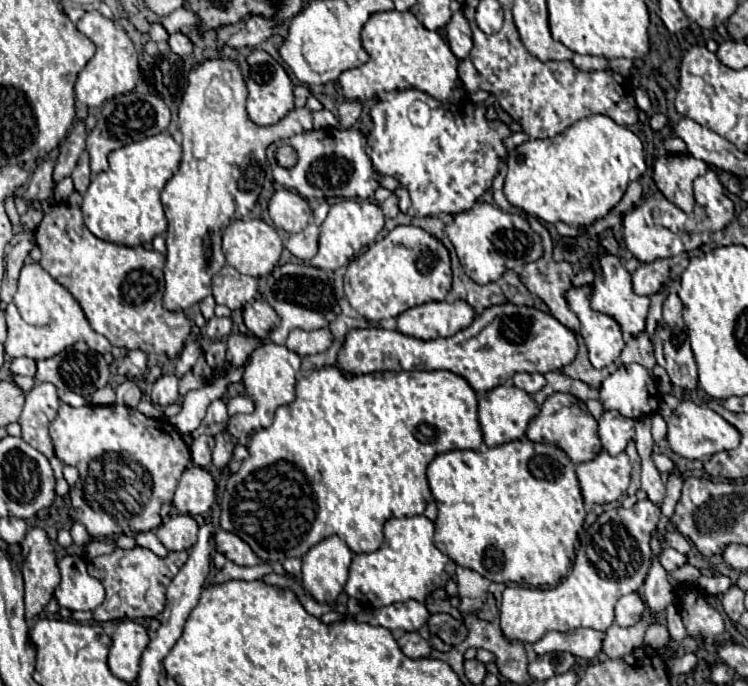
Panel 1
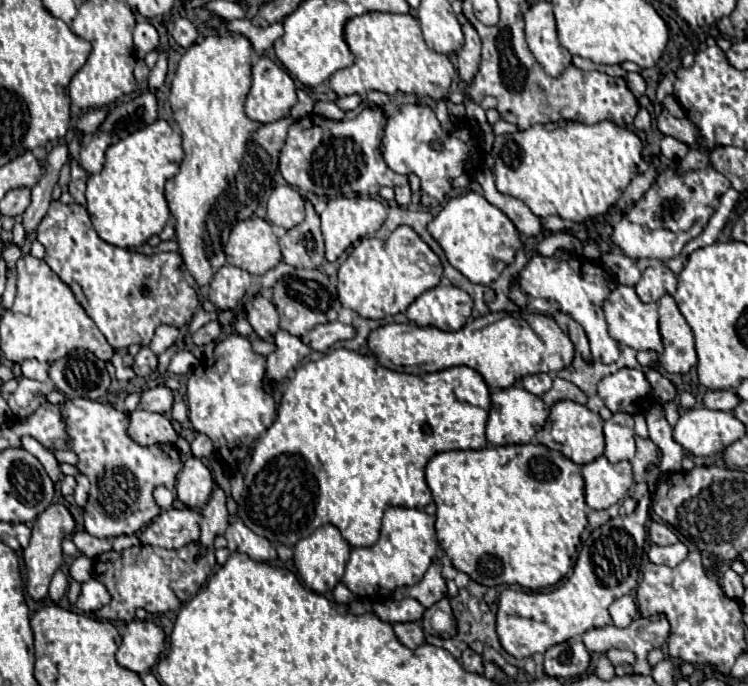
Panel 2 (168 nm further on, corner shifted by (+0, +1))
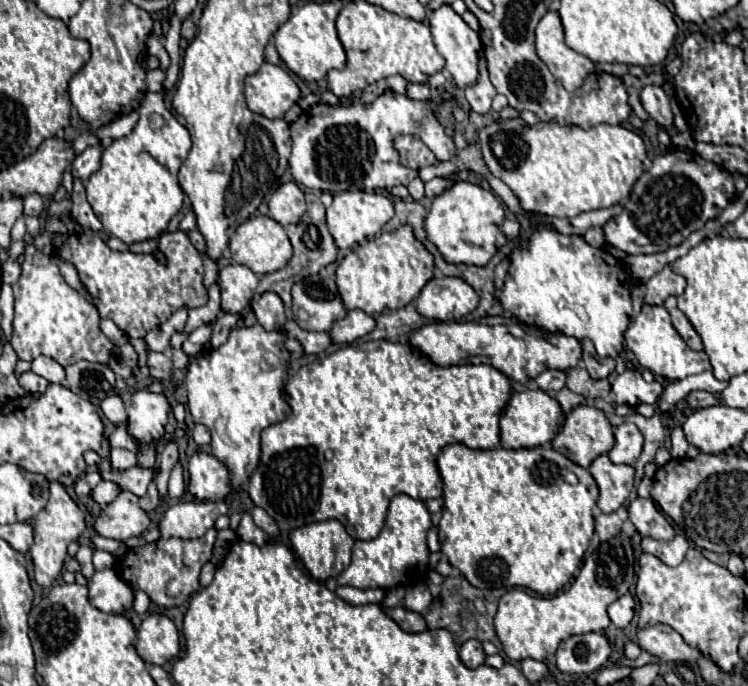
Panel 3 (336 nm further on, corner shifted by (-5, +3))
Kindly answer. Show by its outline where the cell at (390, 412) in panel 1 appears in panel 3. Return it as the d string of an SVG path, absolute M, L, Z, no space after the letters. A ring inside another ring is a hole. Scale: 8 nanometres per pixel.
M363 341L363 343L357 343L357 345L341 347L339 351L301 367L293 377L289 377L287 387L285 387L285 399L287 399L287 403L291 407L291 415L285 421L269 425L267 429L263 429L263 433L261 433L261 459L259 459L257 469L251 475L249 495L251 495L251 499L253 499L253 503L257 507L265 509L265 513L281 527L283 533L289 533L289 531L299 529L299 527L309 525L309 523L337 519L347 527L347 533L353 539L361 539L361 541L375 539L379 535L379 531L383 529L387 507L389 507L389 503L391 503L391 499L395 495L405 493L405 495L409 495L413 499L421 499L421 501L441 497L443 483L439 479L435 459L437 459L437 453L445 445L463 443L463 445L467 445L471 449L499 447L499 415L503 411L503 407L507 405L509 395L511 395L509 379L491 365L437 367L427 357L421 357L421 355L413 353L409 345L391 343L391 341Z

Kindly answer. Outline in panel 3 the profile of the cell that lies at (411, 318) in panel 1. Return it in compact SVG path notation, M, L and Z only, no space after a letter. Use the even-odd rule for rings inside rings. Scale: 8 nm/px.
M435 277L417 297L417 311L437 321L459 321L477 305L477 293L459 277Z

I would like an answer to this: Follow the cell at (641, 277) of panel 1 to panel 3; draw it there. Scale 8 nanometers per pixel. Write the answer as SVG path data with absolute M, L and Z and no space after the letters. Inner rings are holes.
M669 267L659 271L647 281L647 293L645 293L645 303L649 305L663 305L663 301L669 295L681 295L685 289L685 279L677 273L673 273Z

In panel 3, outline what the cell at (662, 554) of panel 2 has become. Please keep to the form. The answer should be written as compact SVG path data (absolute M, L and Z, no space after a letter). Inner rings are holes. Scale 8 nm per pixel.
M677 535L673 541L657 541L651 537L643 537L641 547L645 553L651 553L651 555L659 557L663 563L677 567L685 559L685 553L689 549L689 541L683 535Z

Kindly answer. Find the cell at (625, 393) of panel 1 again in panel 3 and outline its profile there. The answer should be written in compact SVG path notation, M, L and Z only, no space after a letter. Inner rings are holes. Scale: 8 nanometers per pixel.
M625 369L611 383L611 391L615 393L617 405L623 405L623 403L631 407L637 407L641 403L655 405L663 391L663 385L659 381L647 383L637 369Z

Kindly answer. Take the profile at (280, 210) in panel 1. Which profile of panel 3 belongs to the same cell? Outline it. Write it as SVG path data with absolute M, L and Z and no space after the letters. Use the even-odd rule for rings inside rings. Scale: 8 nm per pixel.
M283 183L269 199L269 213L281 225L291 225L305 213L305 195L297 183Z

